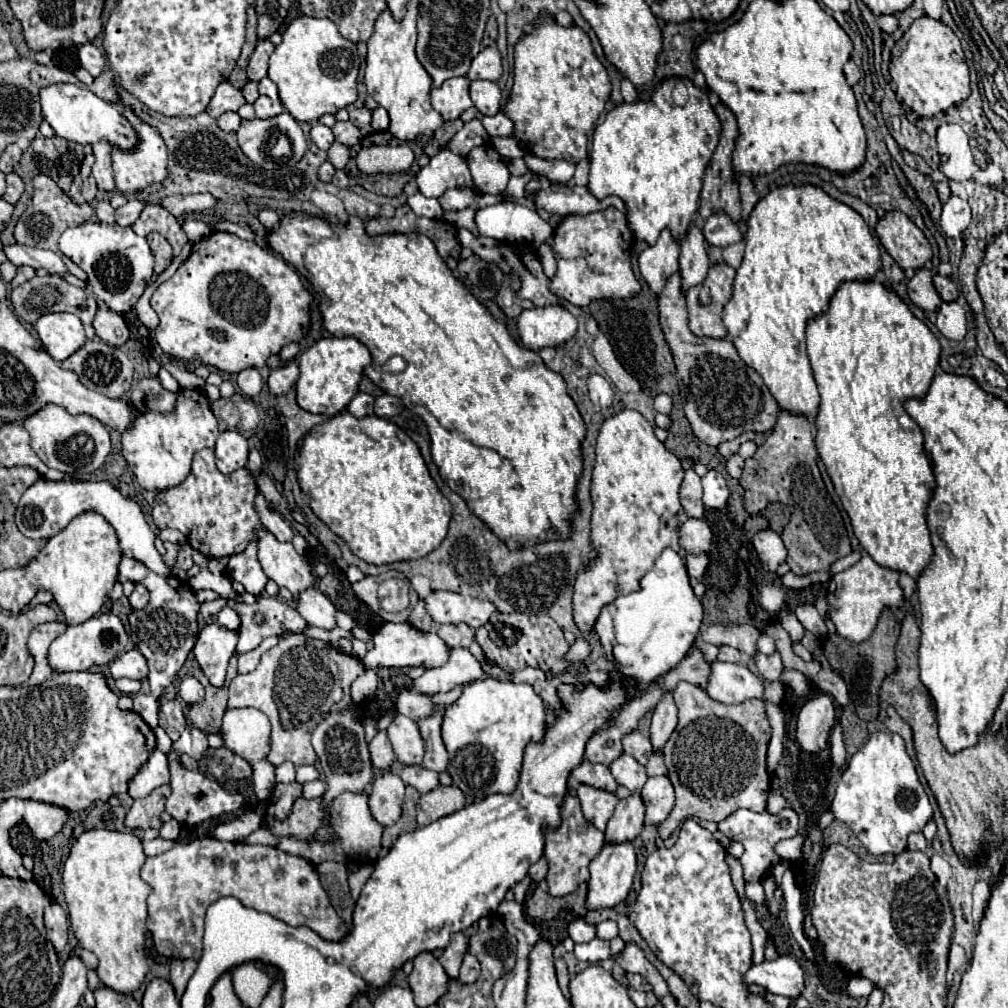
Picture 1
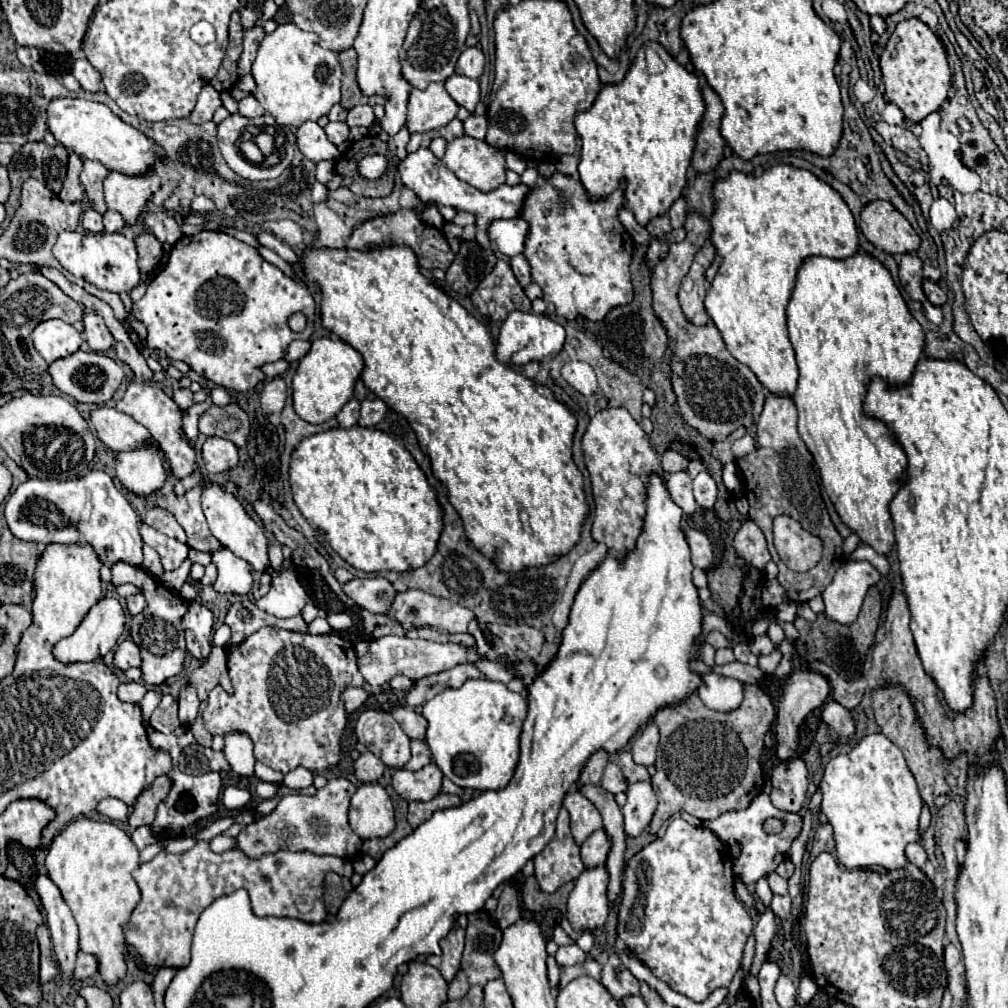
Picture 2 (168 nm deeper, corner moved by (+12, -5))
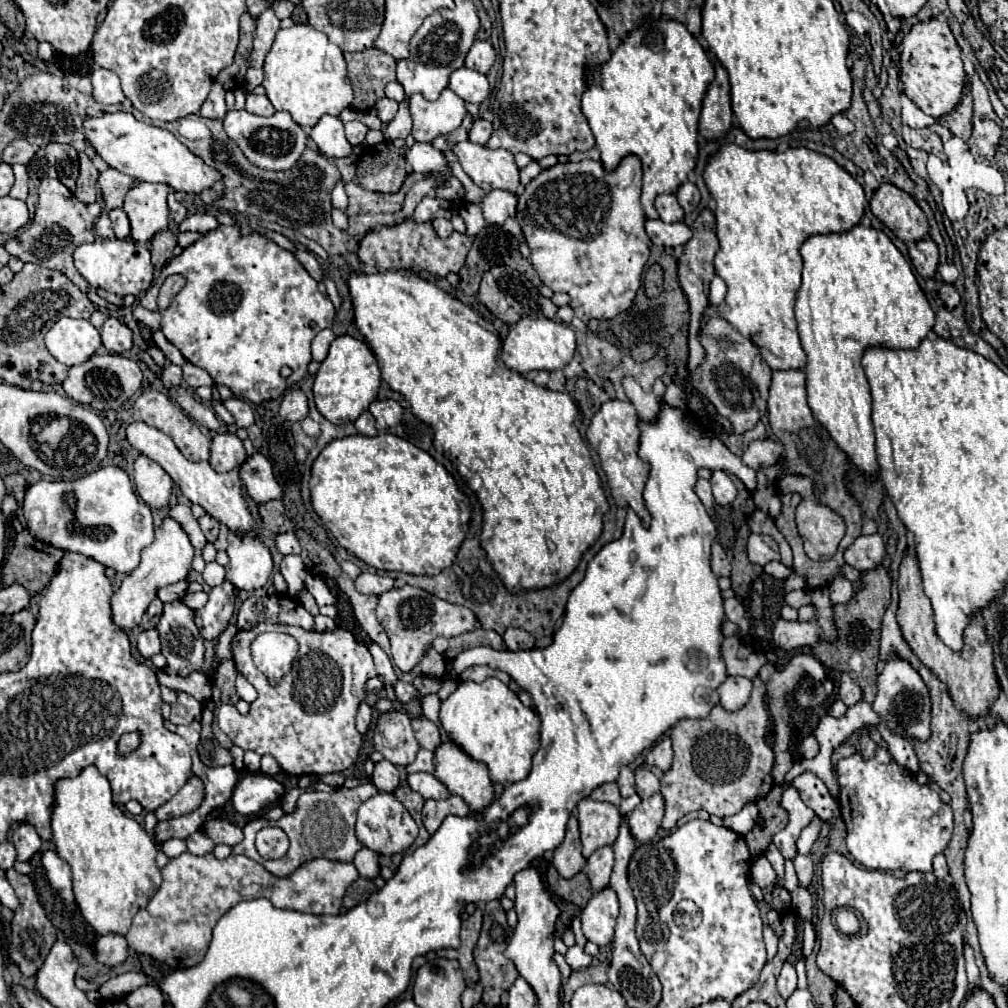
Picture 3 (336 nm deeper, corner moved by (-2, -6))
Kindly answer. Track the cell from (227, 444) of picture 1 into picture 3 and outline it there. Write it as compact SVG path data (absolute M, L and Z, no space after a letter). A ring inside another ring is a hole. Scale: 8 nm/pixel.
M217 433L211 441L211 457L209 463L217 473L227 473L239 467L247 459L245 447L237 435Z

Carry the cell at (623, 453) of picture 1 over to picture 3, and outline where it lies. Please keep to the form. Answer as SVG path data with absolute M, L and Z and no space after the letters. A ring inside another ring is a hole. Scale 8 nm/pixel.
M611 399L601 405L601 409L593 415L589 427L587 427L587 439L593 445L593 449L599 453L601 469L607 475L607 483L611 487L611 495L619 507L631 507L647 525L649 513L643 503L643 489L649 473L649 465L639 459L637 447L639 447L639 427L637 427L637 411L629 401Z

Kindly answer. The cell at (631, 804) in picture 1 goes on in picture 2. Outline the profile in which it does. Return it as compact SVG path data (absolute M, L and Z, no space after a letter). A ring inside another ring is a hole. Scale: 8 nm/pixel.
M599 828L581 844L581 860L585 862L585 866L593 868L605 864L607 856L609 856L609 834L605 832L605 828Z

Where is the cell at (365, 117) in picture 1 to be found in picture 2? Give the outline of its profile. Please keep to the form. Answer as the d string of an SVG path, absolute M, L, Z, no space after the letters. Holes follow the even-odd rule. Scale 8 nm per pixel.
M365 104L365 106L355 106L355 108L351 108L345 122L347 122L349 128L355 128L355 126L365 126L365 128L369 128L369 126L375 124L375 116L373 116L371 106Z

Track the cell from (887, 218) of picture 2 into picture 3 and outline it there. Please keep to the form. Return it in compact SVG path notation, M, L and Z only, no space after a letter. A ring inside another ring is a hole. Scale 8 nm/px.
M881 183L871 197L871 211L905 243L925 239L929 223L915 199L903 189Z

